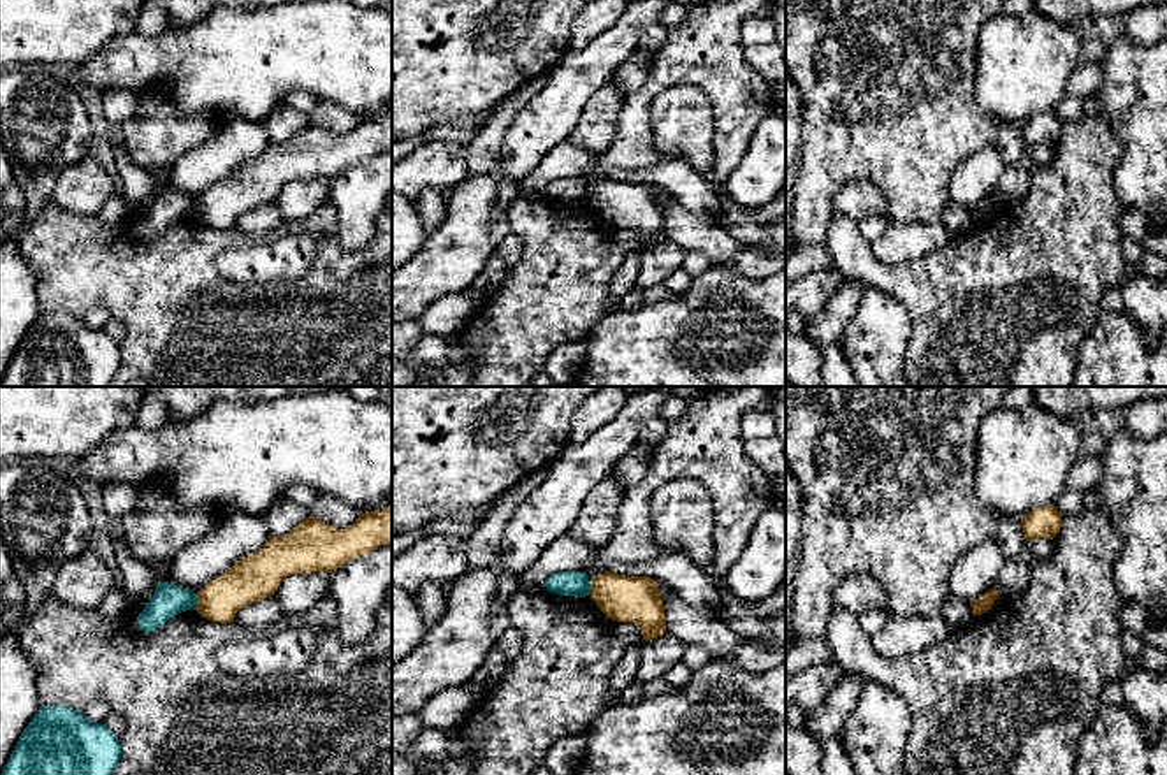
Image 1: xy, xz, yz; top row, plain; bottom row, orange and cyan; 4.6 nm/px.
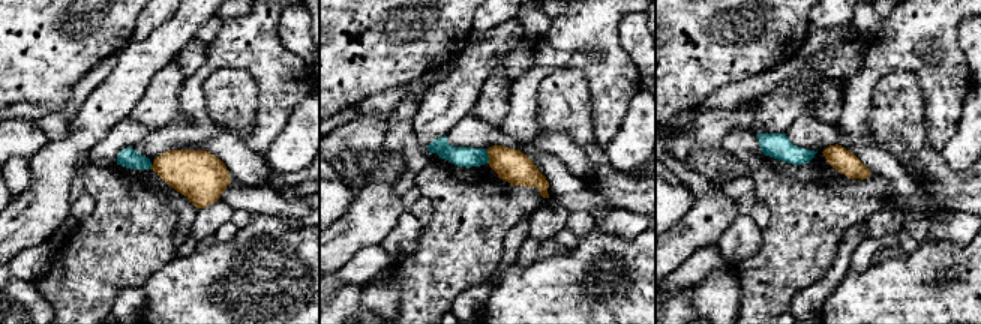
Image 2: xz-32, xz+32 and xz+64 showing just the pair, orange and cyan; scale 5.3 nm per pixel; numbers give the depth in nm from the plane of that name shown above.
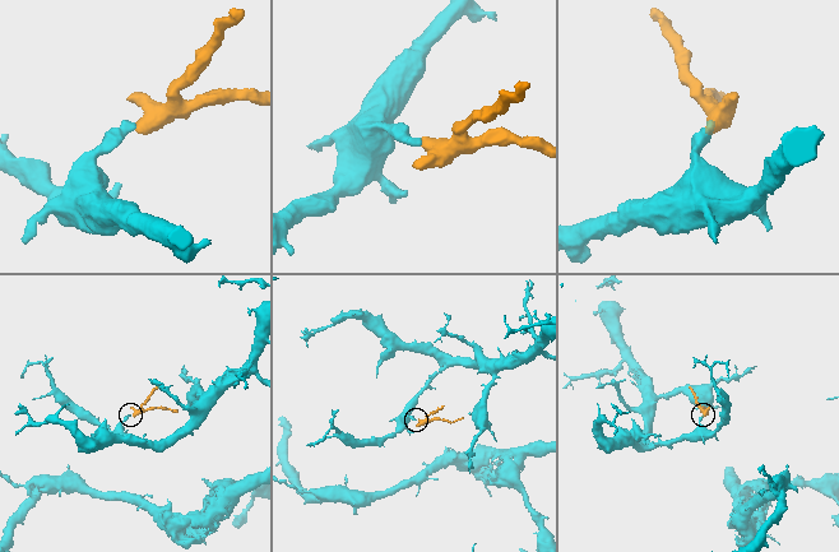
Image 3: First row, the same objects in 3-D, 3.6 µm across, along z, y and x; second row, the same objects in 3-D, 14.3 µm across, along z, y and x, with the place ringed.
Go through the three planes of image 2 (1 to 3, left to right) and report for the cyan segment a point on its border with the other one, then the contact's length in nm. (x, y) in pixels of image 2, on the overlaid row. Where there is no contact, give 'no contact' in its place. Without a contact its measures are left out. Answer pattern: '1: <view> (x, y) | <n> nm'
1: xz-32 (152, 167) | 30 nm
2: xz+32 (488, 155) | 70 nm
3: no contact

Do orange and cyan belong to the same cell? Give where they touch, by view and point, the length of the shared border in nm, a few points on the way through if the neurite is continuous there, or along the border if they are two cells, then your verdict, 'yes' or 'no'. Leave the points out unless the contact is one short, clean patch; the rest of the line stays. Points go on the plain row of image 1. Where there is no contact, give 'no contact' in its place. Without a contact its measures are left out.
contact xz (591, 194); length 70 nm; border xz (591, 187), (587, 201); no

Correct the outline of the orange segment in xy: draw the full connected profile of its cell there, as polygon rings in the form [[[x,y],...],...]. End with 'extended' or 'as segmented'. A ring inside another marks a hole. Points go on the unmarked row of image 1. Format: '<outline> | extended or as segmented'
[[[392,112],[381,118],[366,118],[359,125],[344,134],[337,135],[313,123],[313,120],[295,132],[285,142],[269,142],[267,149],[248,163],[241,163],[223,181],[206,190],[197,199],[197,218],[213,228],[232,228],[236,220],[264,204],[271,204],[279,190],[297,179],[325,177],[332,179],[344,169],[366,162],[371,156],[392,149]]] | as segmented

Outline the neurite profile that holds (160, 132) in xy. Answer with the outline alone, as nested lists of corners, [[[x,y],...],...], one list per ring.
[[[167,93],[135,95],[139,114],[120,127],[121,148],[135,165],[172,165],[186,151],[204,144],[220,127],[211,111],[185,112]]]

